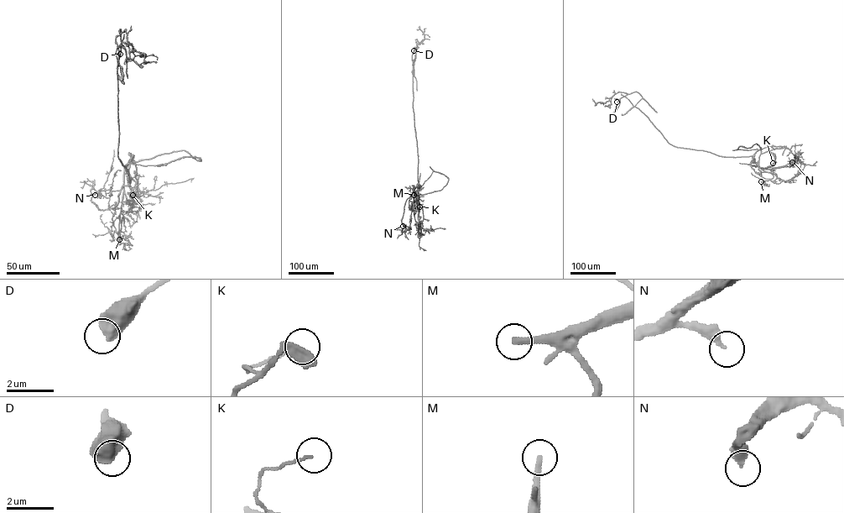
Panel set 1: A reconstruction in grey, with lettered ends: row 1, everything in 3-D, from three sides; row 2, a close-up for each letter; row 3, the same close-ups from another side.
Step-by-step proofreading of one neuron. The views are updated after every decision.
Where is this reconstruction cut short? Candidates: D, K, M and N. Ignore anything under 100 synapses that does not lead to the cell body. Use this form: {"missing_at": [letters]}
{"missing_at": ["M"]}

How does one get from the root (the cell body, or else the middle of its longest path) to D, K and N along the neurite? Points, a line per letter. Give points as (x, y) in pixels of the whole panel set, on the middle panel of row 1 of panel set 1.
D: (414, 126), (412, 72), (414, 75), (414, 50)
K: (414, 126), (418, 159), (418, 188), (415, 193), (417, 191), (419, 206)
N: (414, 126), (418, 185), (413, 189), (405, 202), (401, 220), (403, 226)

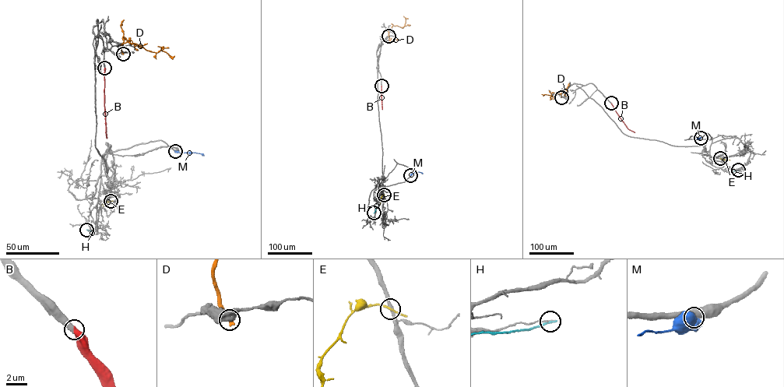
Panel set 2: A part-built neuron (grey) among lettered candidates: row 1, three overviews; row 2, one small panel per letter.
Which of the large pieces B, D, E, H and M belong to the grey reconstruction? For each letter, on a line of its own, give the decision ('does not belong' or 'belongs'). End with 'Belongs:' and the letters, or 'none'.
B: belongs
D: does not belong
E: does not belong
H: does not belong
M: does not belong
Belongs: B

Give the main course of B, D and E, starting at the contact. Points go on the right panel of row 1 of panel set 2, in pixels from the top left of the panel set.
B: (611, 103), (626, 127), (634, 132)
D: (561, 97), (560, 94), (553, 93), (551, 93), (553, 96), (542, 94)
E: (720, 158), (730, 160)

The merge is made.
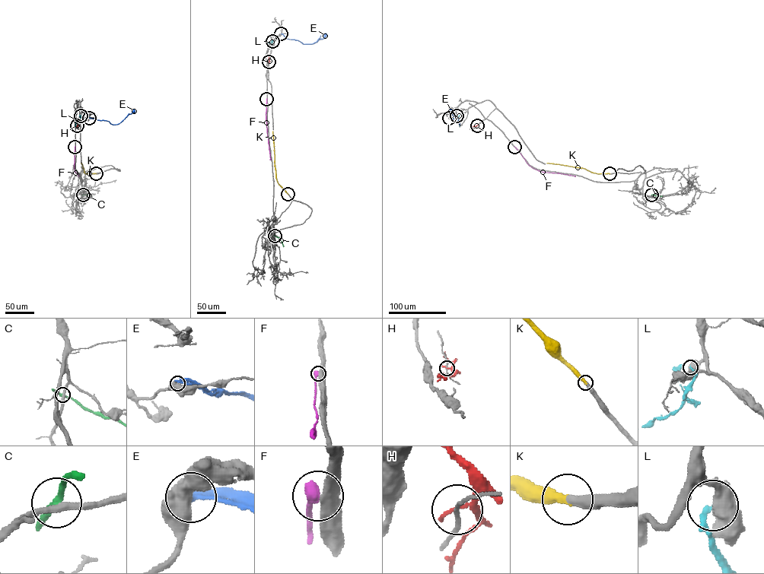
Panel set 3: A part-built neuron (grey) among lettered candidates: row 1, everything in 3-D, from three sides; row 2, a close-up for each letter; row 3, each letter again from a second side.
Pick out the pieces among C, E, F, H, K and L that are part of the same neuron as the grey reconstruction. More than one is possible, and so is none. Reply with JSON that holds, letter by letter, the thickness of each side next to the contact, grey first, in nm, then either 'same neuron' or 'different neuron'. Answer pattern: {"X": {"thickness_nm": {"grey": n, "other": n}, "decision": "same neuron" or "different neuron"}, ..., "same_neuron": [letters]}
{"C": {"thickness_nm": {"grey": 280, "other": 260}, "decision": "different neuron"}, "E": {"thickness_nm": {"grey": 600, "other": 280}, "decision": "different neuron"}, "F": {"thickness_nm": {"grey": 480, "other": 460}, "decision": "different neuron"}, "H": {"thickness_nm": {"grey": 130, "other": 160}, "decision": "different neuron"}, "K": {"thickness_nm": {"grey": 360, "other": 400}, "decision": "same neuron"}, "L": {"thickness_nm": {"grey": 550, "other": 220}, "decision": "different neuron"}, "same_neuron": ["K"]}

